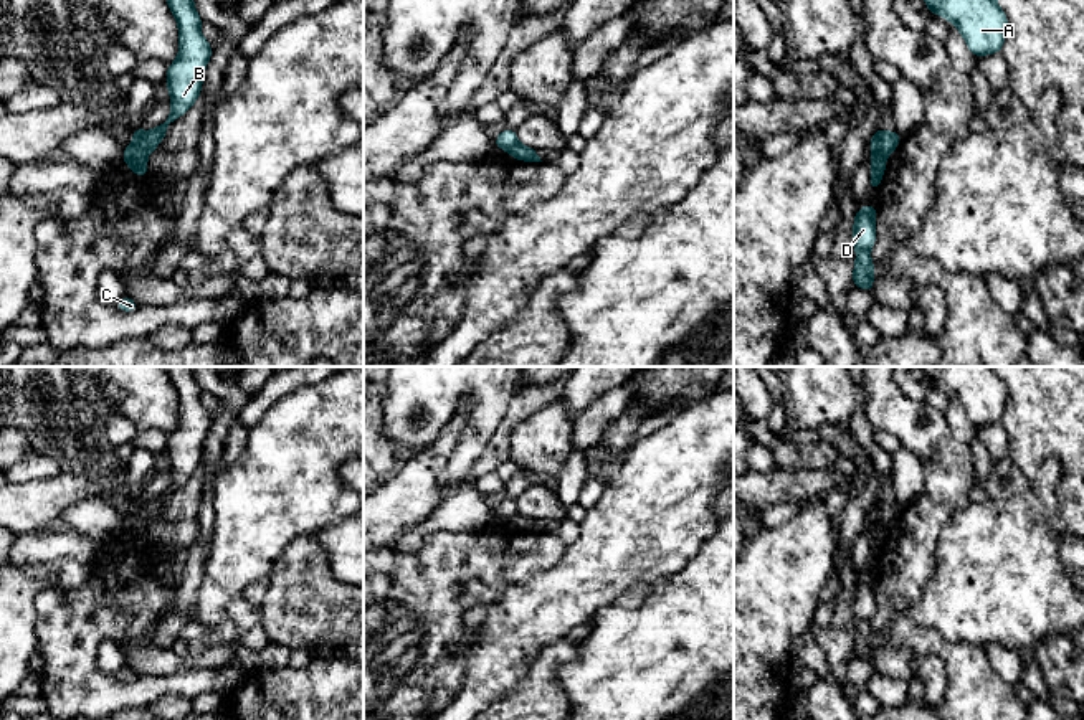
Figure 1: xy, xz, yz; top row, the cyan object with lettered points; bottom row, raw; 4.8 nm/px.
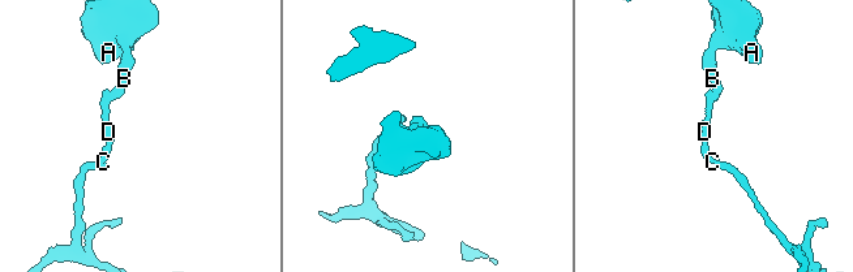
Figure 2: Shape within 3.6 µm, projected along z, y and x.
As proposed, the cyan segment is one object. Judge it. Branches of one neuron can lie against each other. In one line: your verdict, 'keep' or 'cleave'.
cleave

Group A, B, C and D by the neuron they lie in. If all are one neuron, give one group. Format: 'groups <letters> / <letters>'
groups A B / C D

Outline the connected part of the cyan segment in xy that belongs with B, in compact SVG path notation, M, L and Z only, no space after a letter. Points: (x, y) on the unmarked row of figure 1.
M165 367L178 393L180 419L167 438L170 486L140 510L147 523L164 510L167 497L183 486L202 462L203 441L212 426L212 414L202 406L202 388L193 377L193 367Z

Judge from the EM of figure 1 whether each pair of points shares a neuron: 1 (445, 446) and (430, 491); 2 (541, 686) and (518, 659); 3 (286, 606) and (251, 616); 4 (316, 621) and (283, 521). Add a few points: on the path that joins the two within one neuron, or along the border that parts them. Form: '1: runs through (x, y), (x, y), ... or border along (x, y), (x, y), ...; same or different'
1: runs through (435, 458), (430, 479); same
2: border along (556, 643), (501, 697); different
3: border along (258, 603), (261, 623); different
4: border along (314, 534), (298, 537), (283, 552), (268, 575); different

